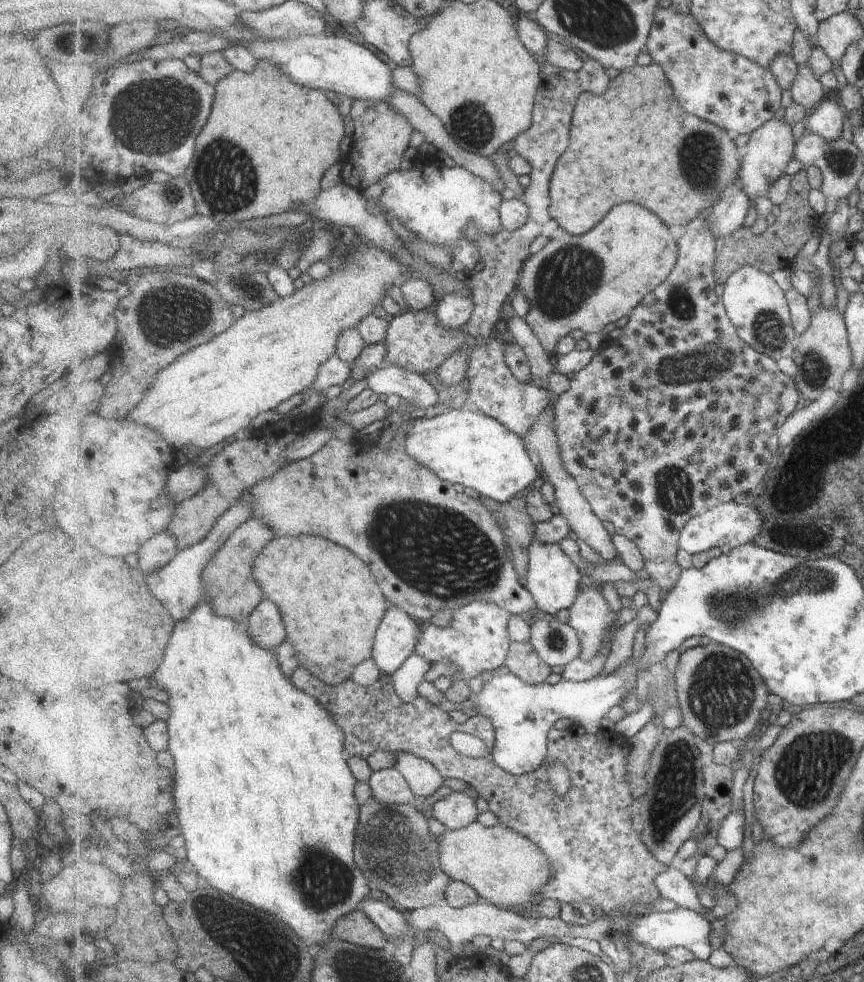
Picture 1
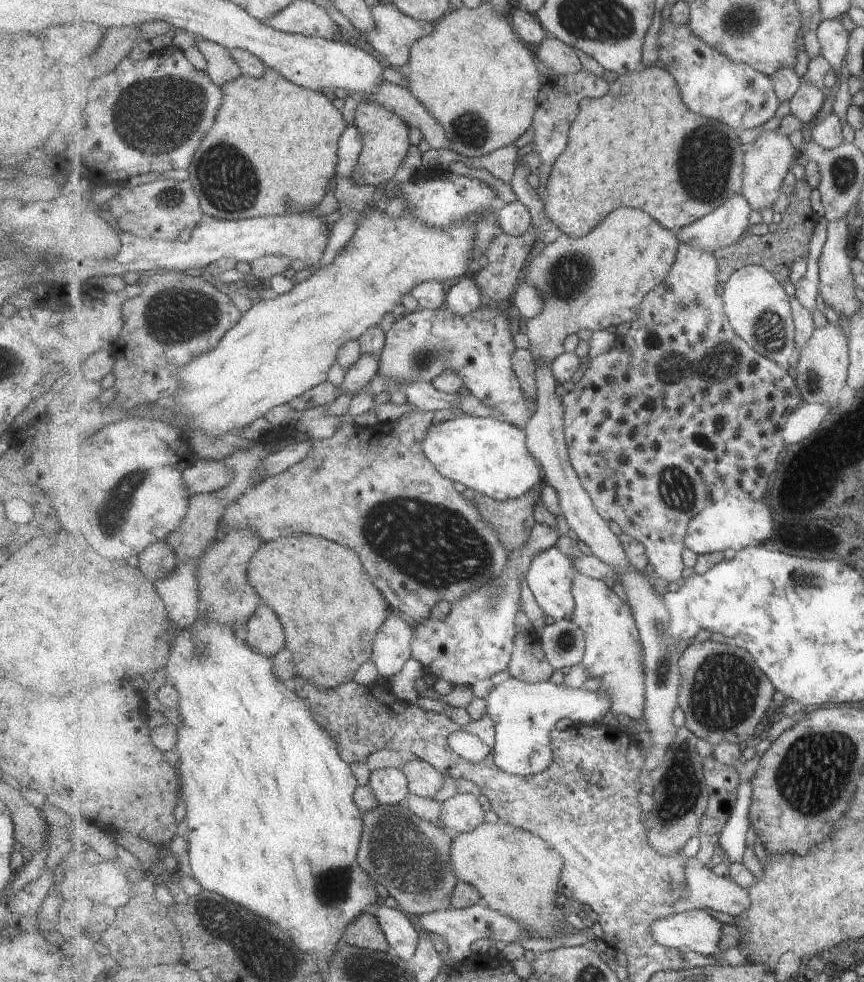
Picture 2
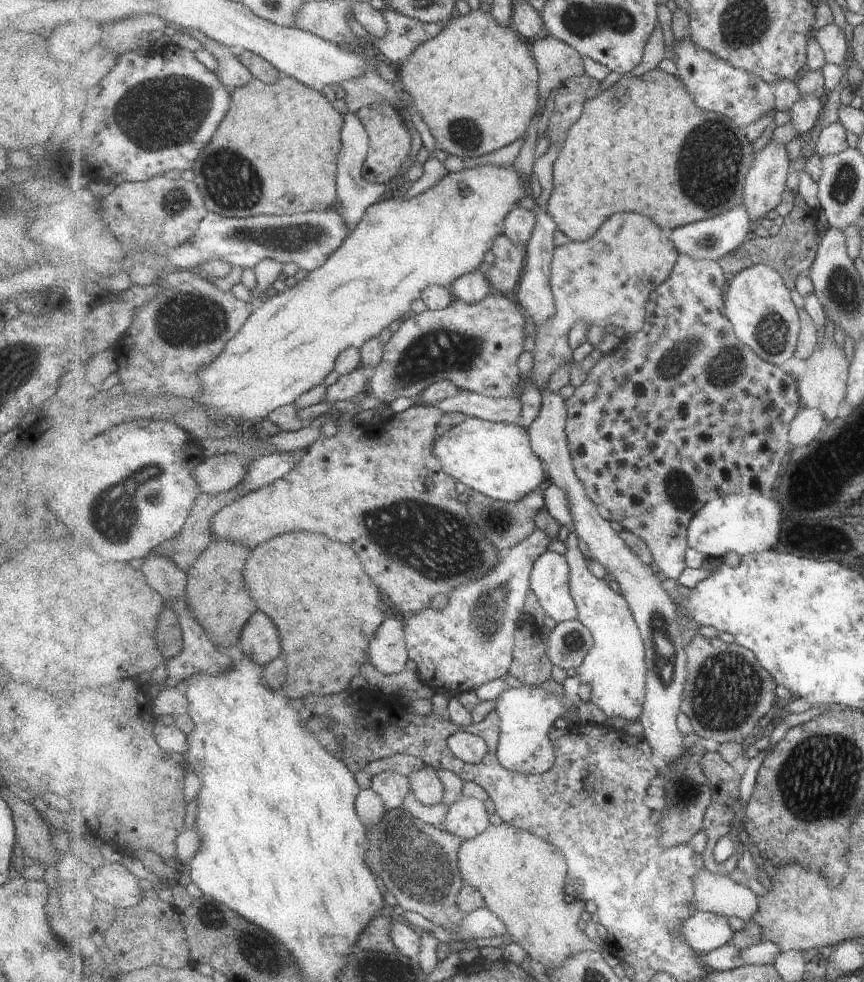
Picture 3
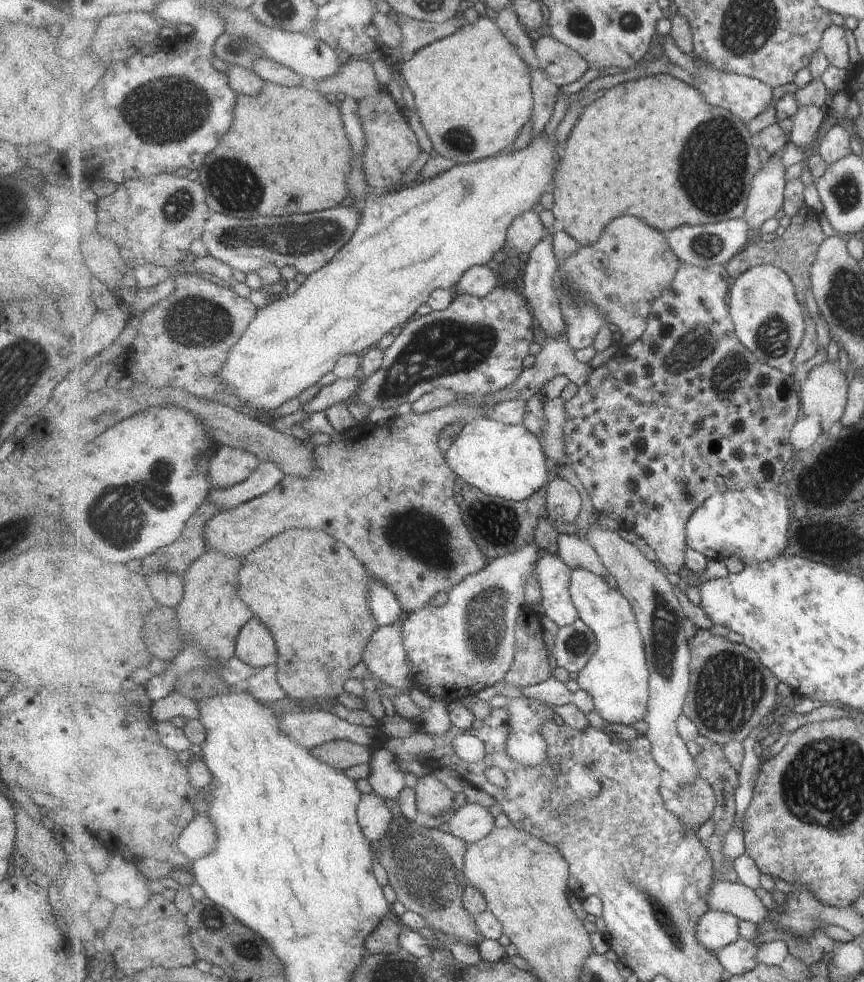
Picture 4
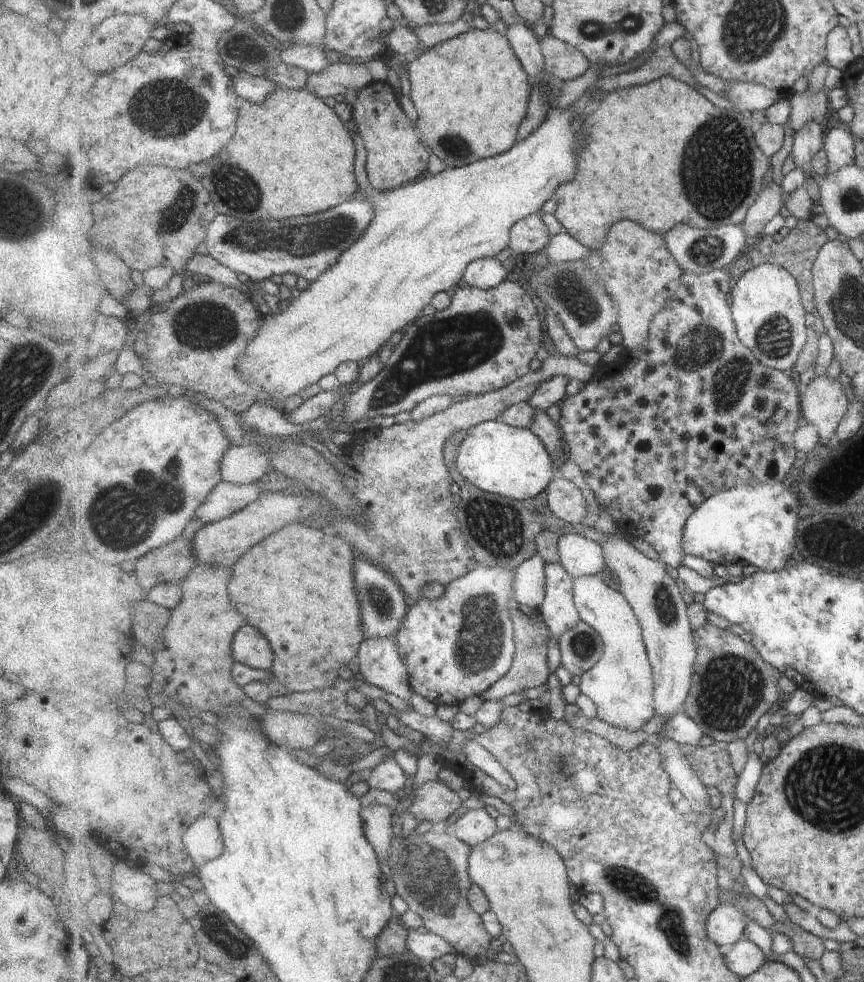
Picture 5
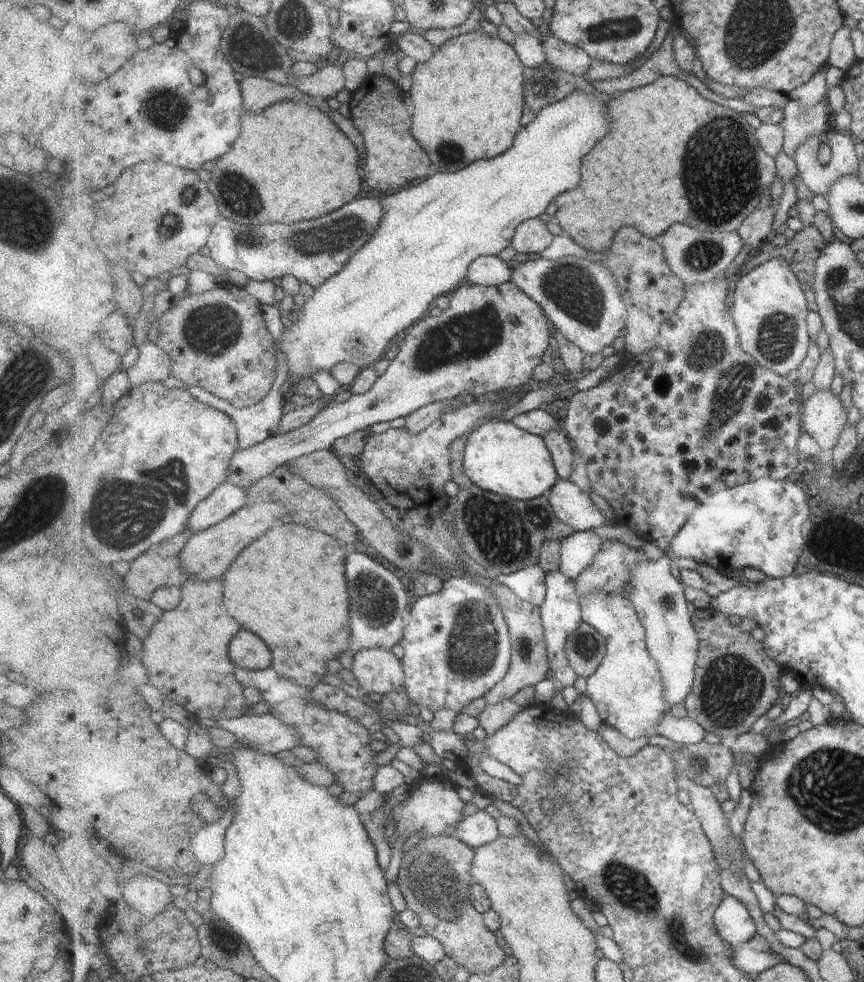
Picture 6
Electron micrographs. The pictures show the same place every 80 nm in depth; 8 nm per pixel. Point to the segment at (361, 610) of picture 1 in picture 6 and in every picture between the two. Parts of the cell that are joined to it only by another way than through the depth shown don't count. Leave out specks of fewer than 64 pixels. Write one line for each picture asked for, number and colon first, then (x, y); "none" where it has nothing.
2: (332, 634)
3: (328, 620)
4: (321, 633)
5: (313, 633)
6: (305, 619)

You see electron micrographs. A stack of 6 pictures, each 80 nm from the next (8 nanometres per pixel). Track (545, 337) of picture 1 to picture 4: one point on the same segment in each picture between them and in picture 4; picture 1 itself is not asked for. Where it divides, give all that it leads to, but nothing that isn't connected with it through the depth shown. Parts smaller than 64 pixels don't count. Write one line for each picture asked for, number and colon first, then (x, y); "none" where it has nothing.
2: (591, 283)
3: (607, 281)
4: (387, 491)

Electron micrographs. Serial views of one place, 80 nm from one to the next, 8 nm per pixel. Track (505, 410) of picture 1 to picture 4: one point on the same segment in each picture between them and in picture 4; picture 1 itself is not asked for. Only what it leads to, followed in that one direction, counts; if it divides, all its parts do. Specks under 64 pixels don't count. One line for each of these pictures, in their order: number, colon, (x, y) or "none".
2: (422, 345)
3: (477, 346)
4: (478, 346)

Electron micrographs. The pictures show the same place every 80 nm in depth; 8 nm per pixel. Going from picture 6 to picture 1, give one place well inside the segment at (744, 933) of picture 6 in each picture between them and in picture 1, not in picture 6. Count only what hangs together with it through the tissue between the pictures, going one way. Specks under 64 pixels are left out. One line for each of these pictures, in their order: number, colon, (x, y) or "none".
1: (662, 930)
2: (697, 930)
3: (705, 932)
4: (716, 930)
5: (726, 925)

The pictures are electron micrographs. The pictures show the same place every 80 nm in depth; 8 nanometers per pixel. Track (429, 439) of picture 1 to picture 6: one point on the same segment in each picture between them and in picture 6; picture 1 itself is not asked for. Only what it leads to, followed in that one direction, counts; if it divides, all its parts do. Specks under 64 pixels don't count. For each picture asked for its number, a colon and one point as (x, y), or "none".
2: (488, 455)
3: (495, 458)
4: (507, 461)
5: (512, 462)
6: (499, 457)

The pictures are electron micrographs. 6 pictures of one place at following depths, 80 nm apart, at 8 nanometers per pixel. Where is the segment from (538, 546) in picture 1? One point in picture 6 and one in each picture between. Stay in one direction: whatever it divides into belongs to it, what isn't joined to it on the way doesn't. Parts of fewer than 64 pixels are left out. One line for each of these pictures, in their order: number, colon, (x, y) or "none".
2: (551, 577)
3: (550, 582)
4: (554, 574)
5: (560, 612)
6: (562, 613)

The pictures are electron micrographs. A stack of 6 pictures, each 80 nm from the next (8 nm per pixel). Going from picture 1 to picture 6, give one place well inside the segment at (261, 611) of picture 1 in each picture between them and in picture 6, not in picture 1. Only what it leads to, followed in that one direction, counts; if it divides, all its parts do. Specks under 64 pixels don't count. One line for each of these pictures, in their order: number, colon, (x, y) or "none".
2: (265, 633)
3: (260, 640)
4: (256, 647)
5: (251, 648)
6: (247, 651)

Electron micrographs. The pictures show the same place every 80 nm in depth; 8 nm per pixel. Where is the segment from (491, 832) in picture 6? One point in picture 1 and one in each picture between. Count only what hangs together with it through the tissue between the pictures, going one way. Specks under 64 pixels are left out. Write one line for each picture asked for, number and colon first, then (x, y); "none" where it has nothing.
1: (455, 811)
2: (462, 813)
3: (466, 818)
4: (472, 822)
5: (475, 826)

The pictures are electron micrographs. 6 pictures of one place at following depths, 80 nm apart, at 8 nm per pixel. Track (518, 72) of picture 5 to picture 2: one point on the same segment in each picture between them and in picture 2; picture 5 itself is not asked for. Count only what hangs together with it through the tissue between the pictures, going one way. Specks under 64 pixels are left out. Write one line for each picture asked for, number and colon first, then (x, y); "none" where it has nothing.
2: (475, 74)
3: (477, 86)
4: (473, 91)

